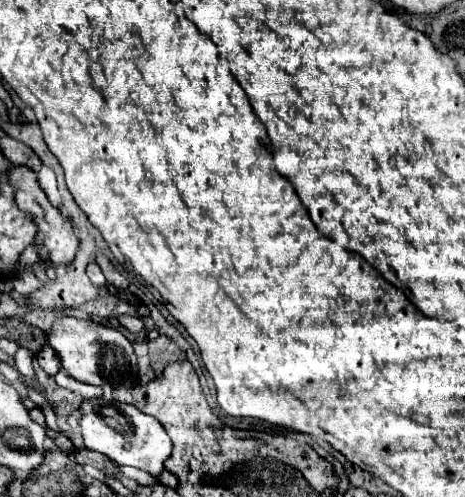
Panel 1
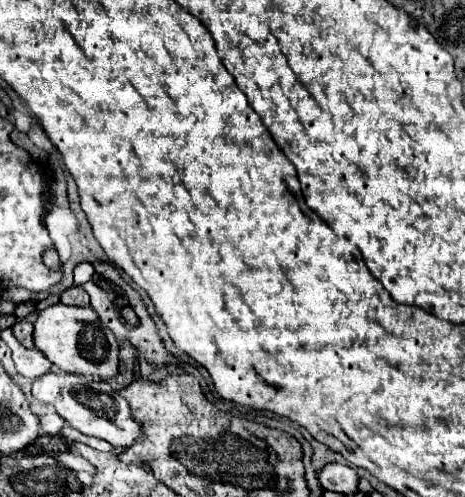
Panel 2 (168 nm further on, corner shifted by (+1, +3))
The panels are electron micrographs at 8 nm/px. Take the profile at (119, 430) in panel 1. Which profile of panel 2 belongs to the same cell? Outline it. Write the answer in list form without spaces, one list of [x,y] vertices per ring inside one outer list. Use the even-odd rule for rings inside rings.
[[[51,372],[33,382],[33,396],[41,402],[53,404],[59,416],[75,430],[85,436],[95,436],[107,440],[113,448],[131,448],[145,434],[141,422],[135,420],[129,402],[119,396],[105,380],[87,382],[85,376],[67,374],[67,372]]]

